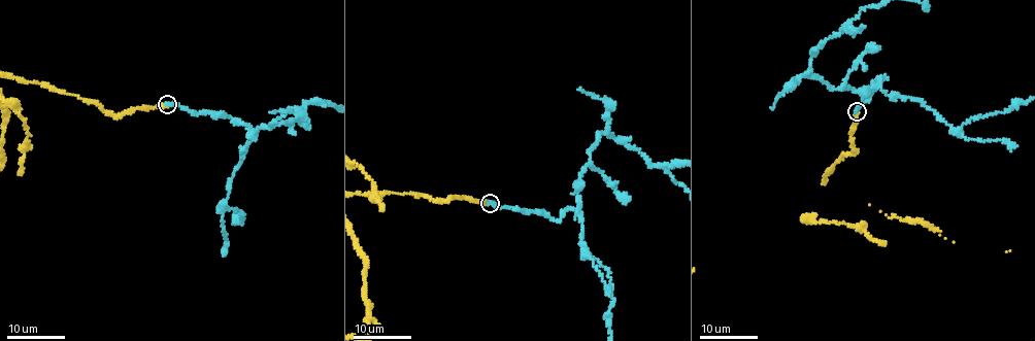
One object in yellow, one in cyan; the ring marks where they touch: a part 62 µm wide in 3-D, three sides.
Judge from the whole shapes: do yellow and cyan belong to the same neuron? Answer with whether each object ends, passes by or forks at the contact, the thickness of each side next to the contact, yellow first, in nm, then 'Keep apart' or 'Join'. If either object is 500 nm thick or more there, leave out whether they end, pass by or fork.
At the ring yellow ends. At the ring cyan ends. Thickness 280 nm (yellow) against 300 nm. Keep apart

